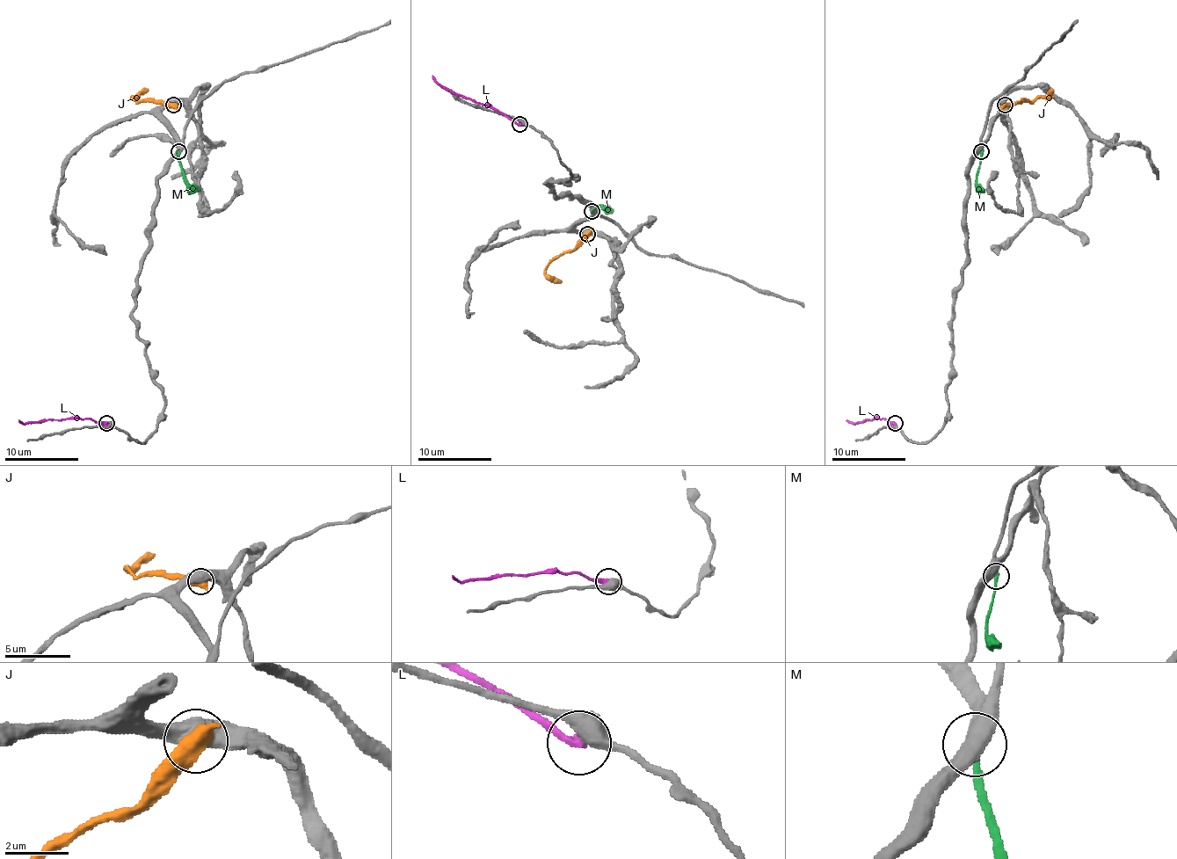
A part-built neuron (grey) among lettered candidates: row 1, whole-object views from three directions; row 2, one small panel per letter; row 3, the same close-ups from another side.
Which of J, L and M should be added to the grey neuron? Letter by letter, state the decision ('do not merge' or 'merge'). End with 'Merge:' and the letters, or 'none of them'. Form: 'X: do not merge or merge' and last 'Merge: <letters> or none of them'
J: do not merge
L: do not merge
M: do not merge
Merge: none of them

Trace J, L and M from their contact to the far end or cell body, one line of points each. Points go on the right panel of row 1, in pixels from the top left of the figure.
J: (1004, 104), (1032, 100), (1054, 90)
L: (895, 423), (879, 418), (854, 423), (846, 421)
M: (982, 152), (977, 183), (984, 191)

